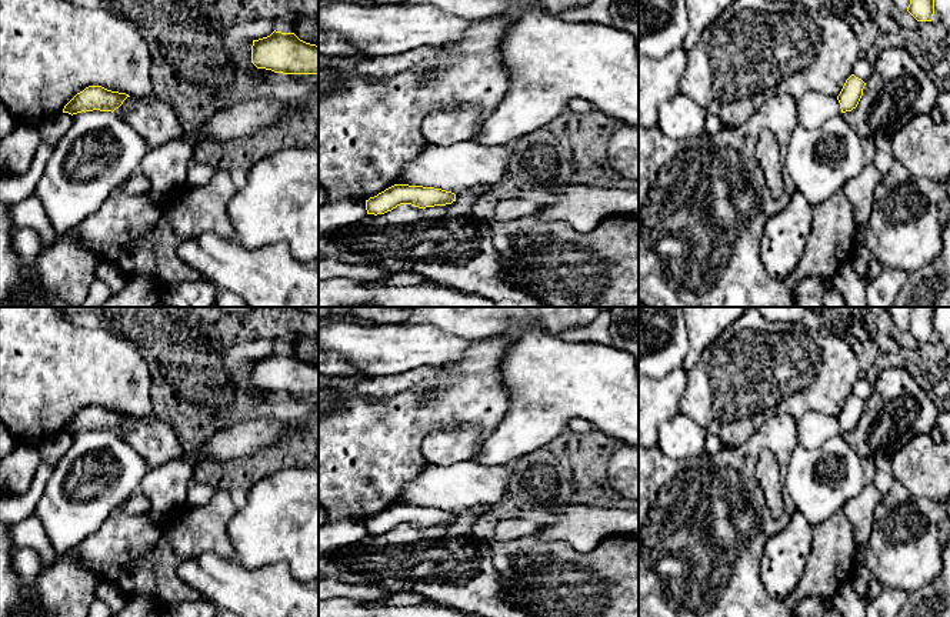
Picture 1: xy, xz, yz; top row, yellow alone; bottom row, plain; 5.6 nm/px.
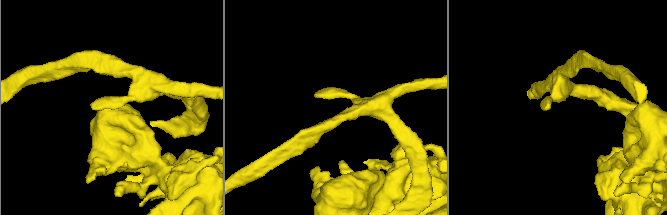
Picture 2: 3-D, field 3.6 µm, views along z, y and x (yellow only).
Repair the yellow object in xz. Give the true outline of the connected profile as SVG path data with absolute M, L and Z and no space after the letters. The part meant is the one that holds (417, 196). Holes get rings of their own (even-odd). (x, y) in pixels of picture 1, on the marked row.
M394 184L374 197L366 200L367 214L384 214L400 204L419 209L446 206L456 201L456 194L434 187Z

